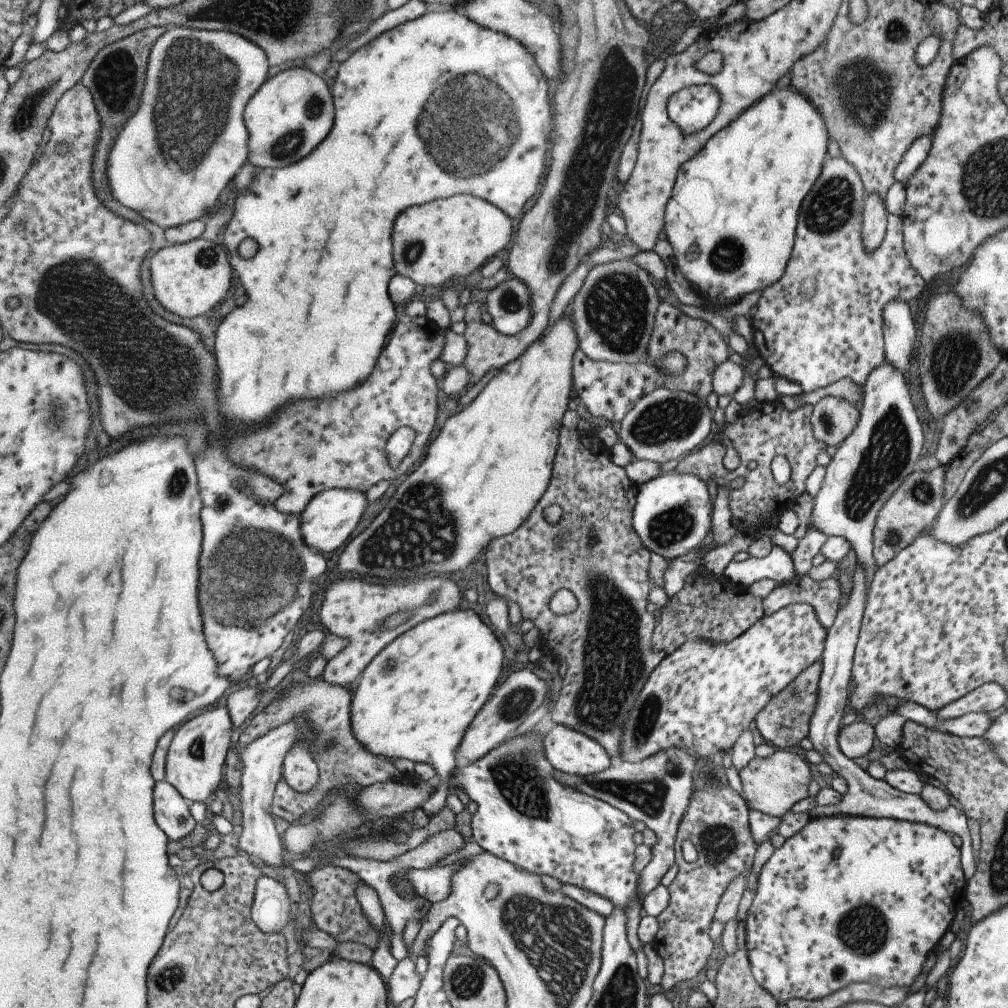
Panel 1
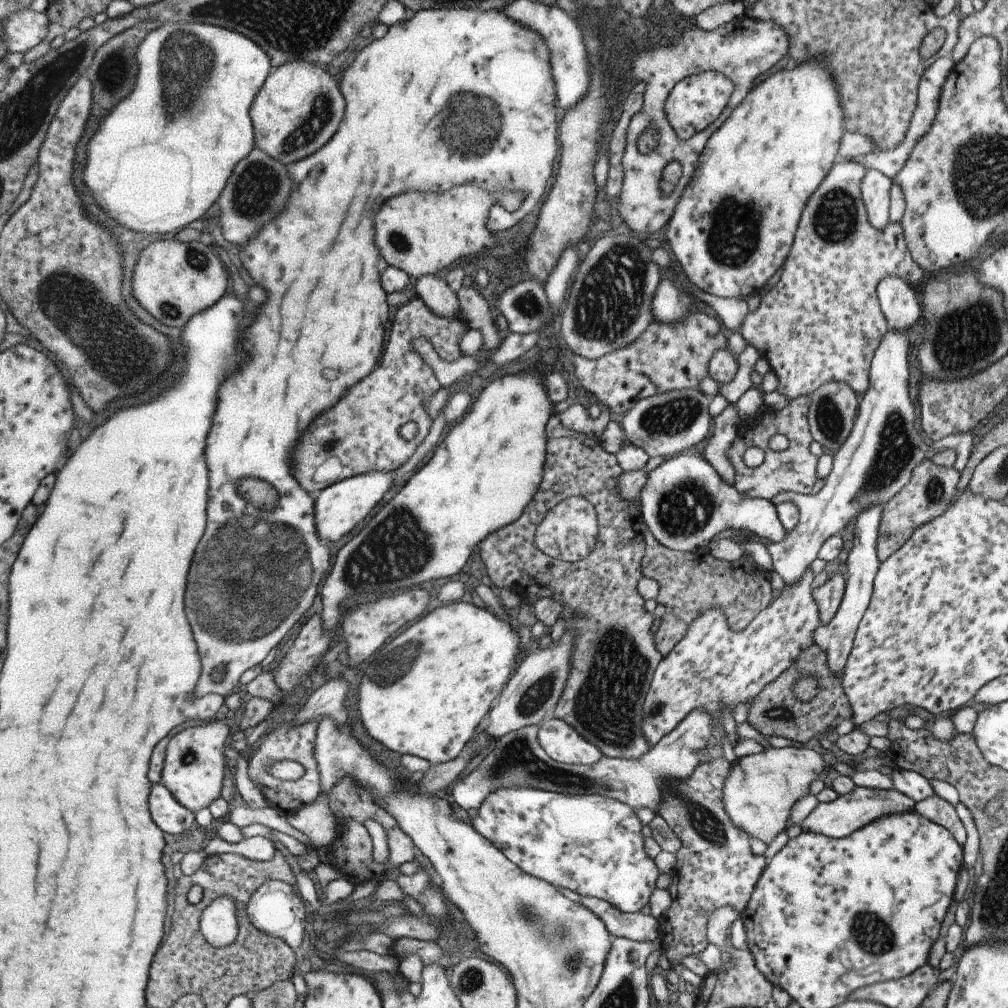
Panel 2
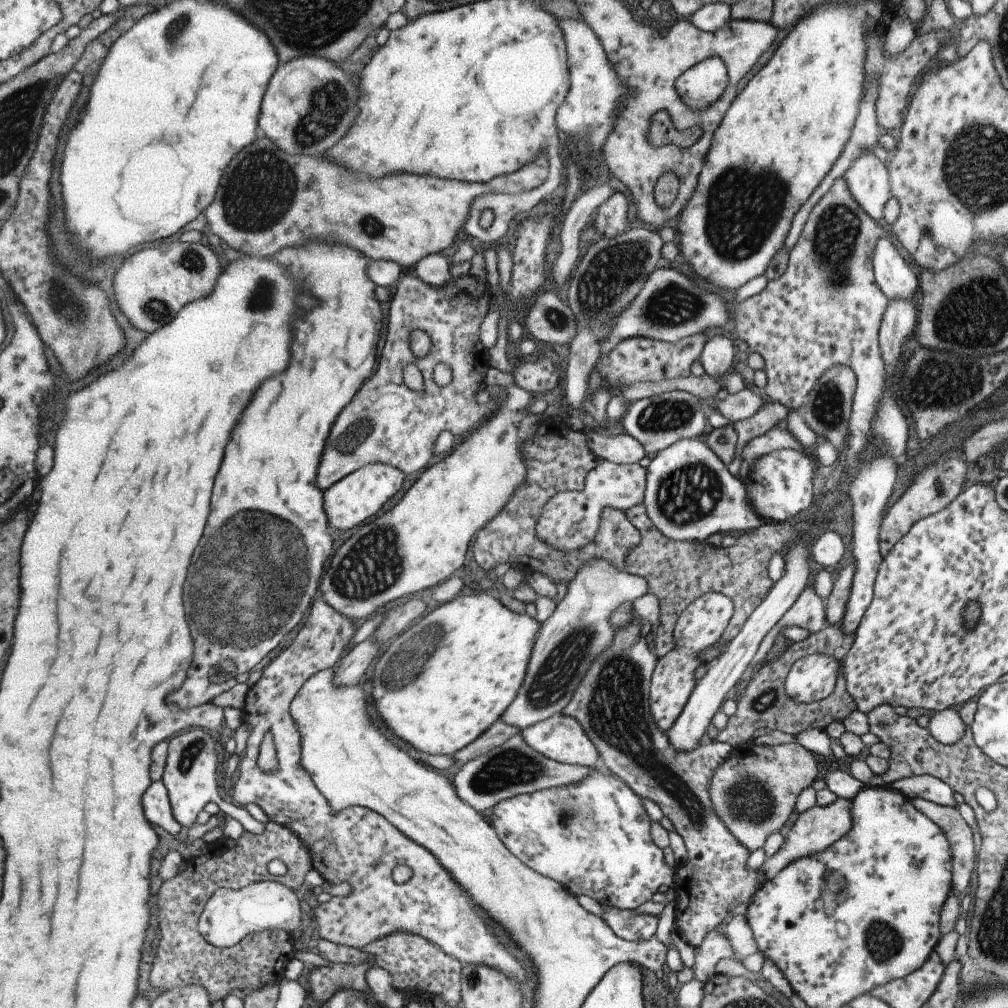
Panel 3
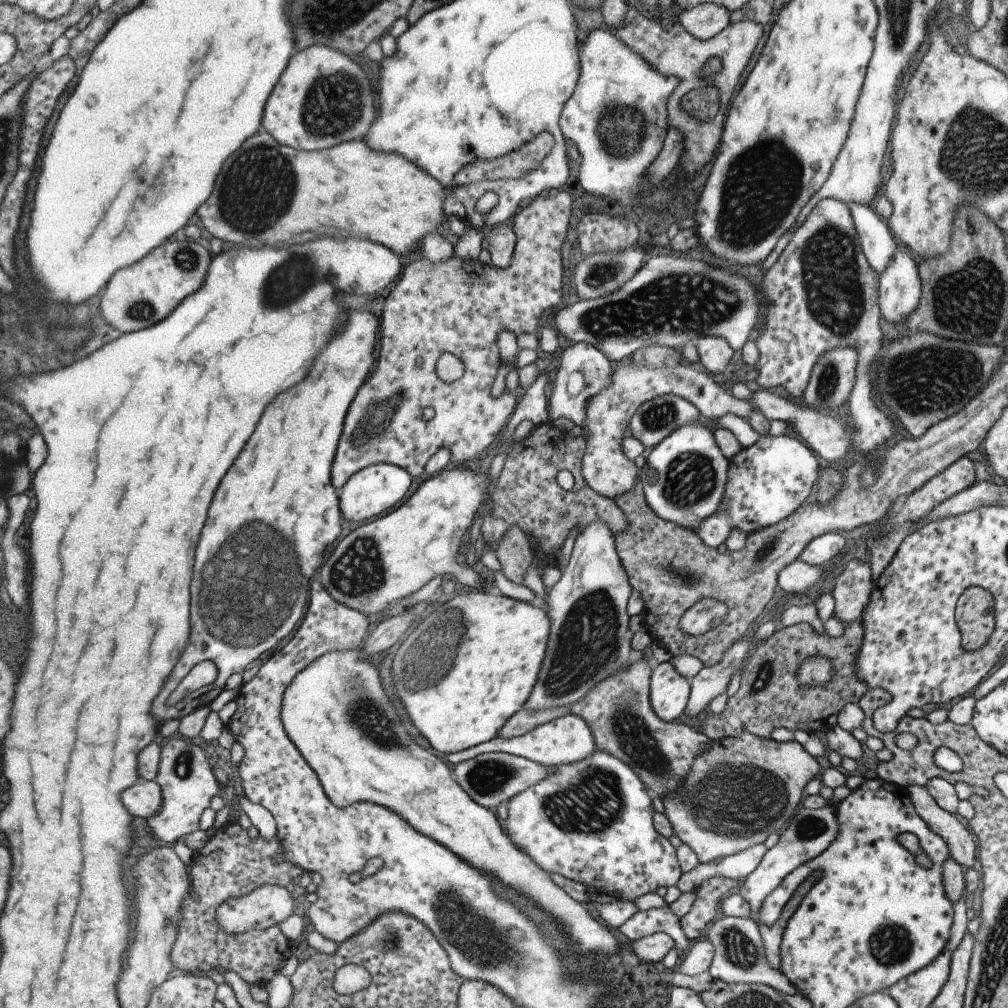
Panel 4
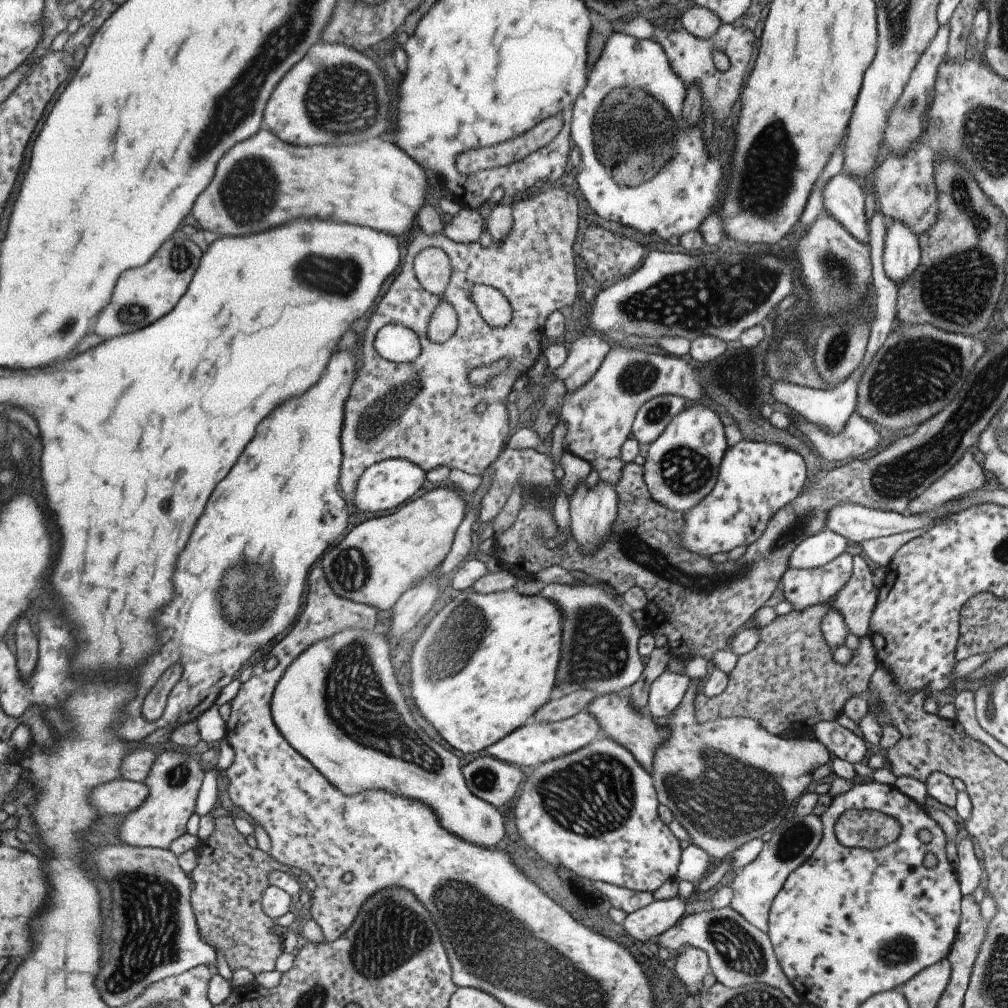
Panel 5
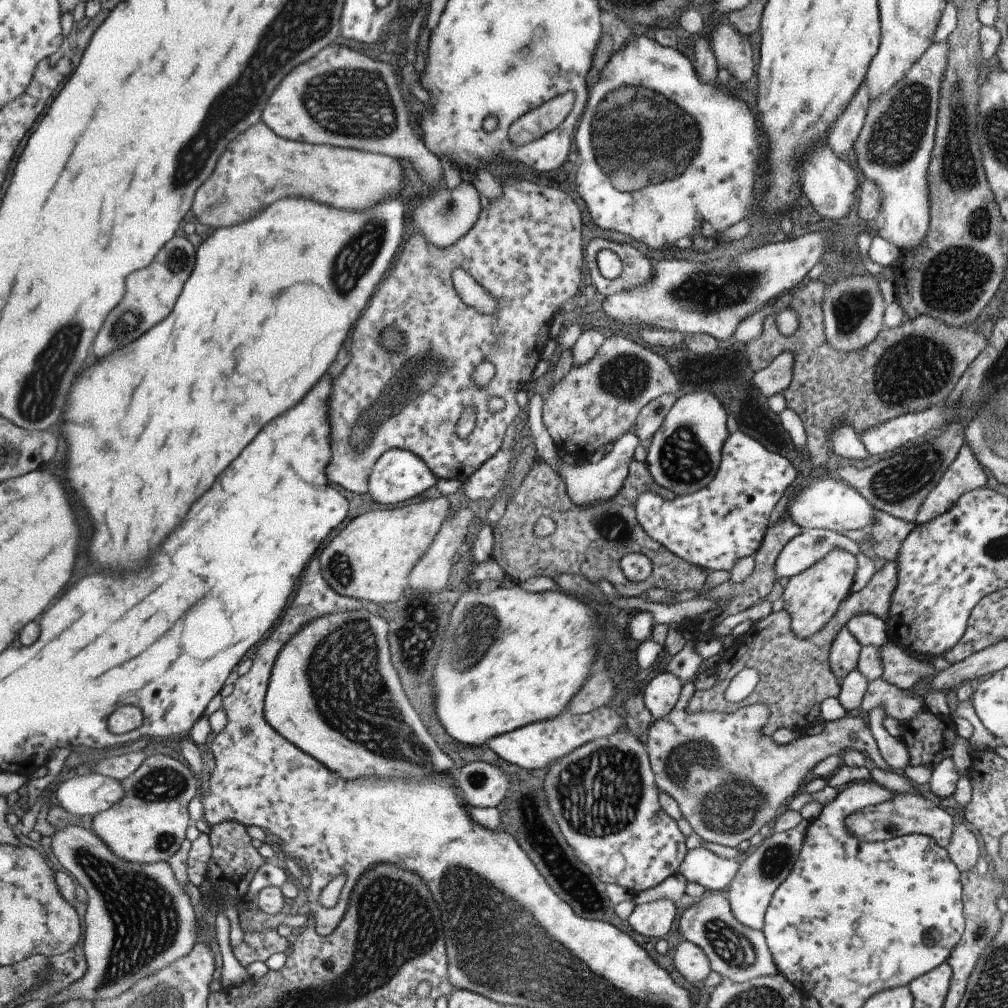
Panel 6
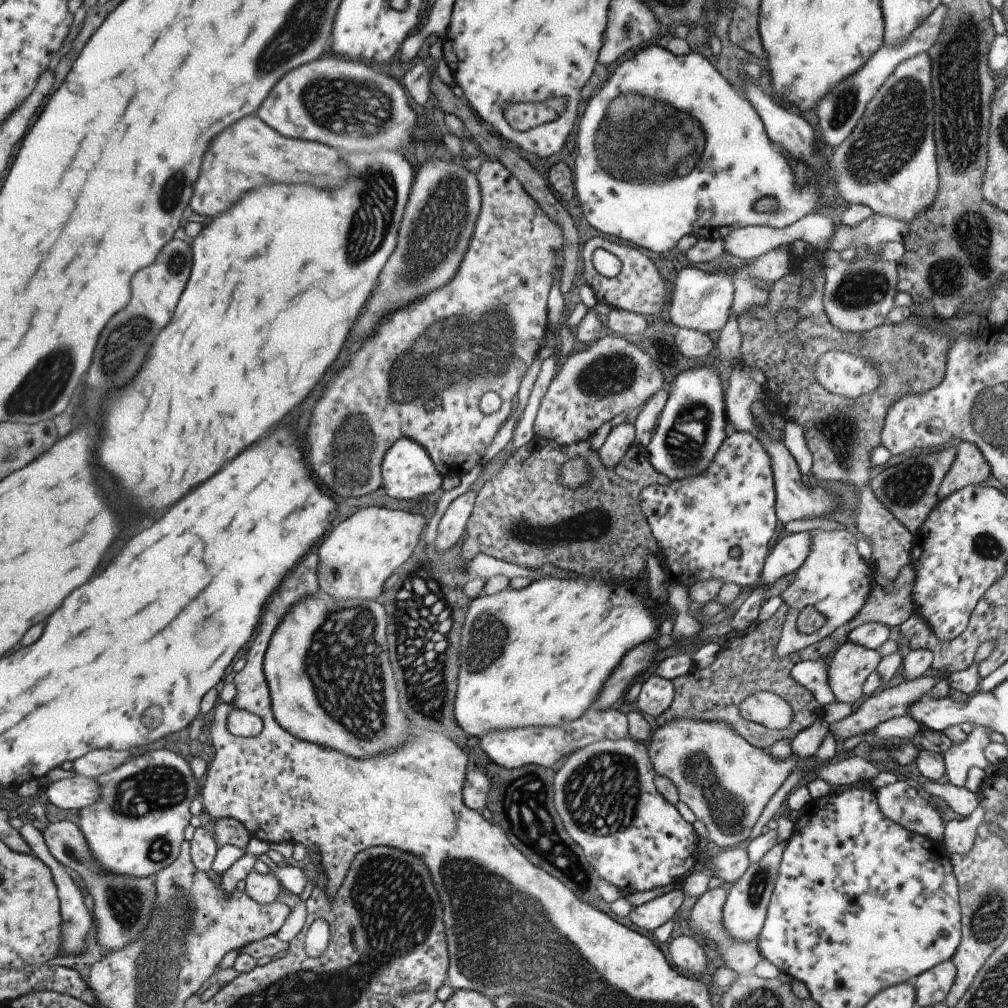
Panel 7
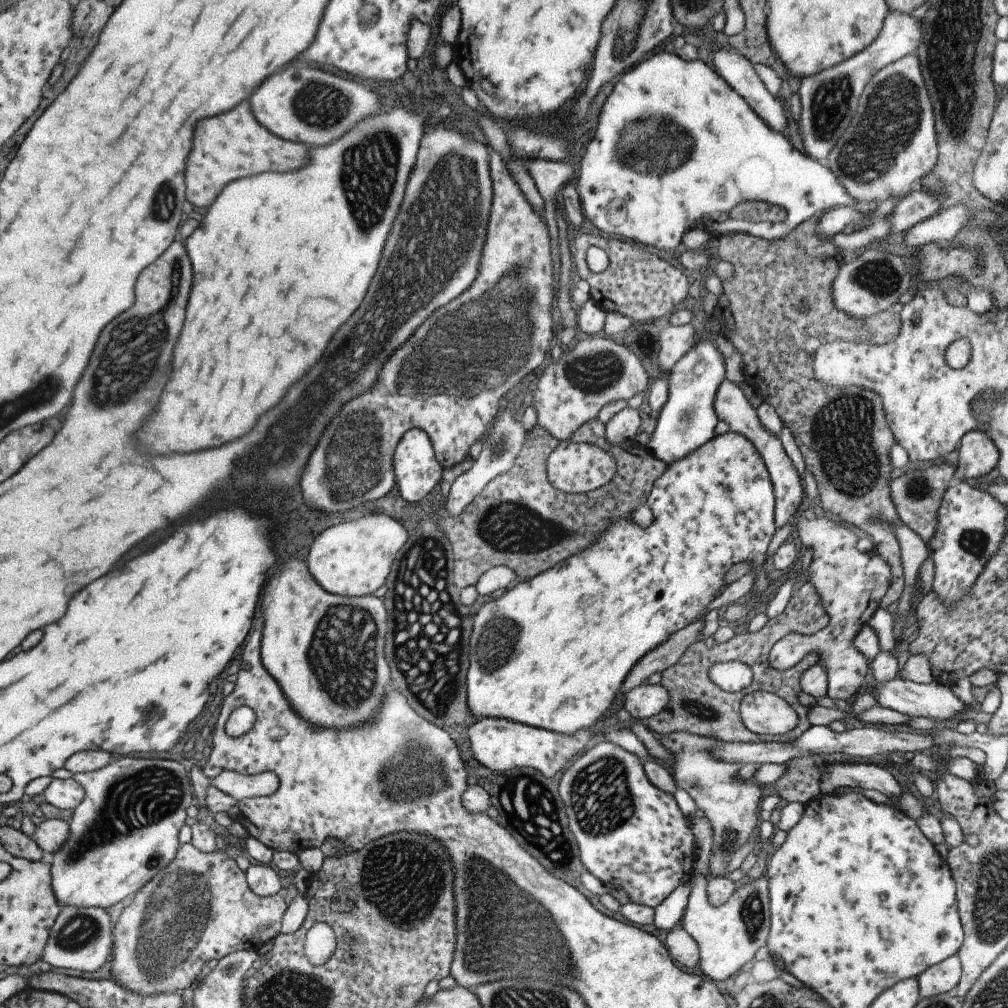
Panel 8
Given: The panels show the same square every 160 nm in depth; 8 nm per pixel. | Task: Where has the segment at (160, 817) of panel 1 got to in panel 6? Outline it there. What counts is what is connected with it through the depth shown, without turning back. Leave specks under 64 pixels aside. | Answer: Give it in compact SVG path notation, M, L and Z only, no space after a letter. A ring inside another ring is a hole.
M94 772L65 781L57 789L56 796L66 811L95 817L121 802L125 793L122 781Z

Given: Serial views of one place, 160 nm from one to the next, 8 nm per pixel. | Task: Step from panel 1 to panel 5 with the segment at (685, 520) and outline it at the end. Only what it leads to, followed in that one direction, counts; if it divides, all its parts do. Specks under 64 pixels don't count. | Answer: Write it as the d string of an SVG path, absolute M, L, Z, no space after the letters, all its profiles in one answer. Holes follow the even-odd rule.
M694 403L685 406L647 448L641 468L651 498L677 514L693 508L711 492L727 447L724 426L711 408Z

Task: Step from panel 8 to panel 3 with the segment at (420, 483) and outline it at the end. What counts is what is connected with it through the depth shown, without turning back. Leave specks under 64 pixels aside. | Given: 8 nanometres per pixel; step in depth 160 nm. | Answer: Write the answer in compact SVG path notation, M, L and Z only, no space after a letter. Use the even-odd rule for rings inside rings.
M376 463L368 465L341 478L323 491L323 510L332 530L349 530L361 522L365 523L379 512L383 504L393 498L401 488L405 475L393 466Z

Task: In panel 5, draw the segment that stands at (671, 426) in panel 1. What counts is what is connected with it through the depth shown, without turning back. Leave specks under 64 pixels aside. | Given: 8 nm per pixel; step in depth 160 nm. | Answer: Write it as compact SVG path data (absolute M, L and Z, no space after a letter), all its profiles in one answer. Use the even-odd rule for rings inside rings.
M659 395L645 401L635 413L630 436L639 444L653 442L685 408L686 400L675 395Z

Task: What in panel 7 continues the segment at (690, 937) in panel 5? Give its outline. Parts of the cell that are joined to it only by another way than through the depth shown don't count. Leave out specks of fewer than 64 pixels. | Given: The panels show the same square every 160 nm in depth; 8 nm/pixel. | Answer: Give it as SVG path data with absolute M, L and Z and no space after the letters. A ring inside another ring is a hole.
M718 886L698 896L691 910L689 910L688 929L706 946L714 964L730 968L737 975L750 974L752 968L762 959L762 956L758 952L755 938L741 942L731 938L724 929L722 906L726 899L726 893L727 886Z

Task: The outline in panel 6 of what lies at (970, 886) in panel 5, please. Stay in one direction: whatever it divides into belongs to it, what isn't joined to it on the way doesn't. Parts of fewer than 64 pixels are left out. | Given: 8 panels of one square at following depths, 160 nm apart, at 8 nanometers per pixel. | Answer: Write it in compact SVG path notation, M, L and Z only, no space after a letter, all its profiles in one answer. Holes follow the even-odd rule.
M956 826L949 844L944 849L957 870L964 873L974 868L980 847L981 844L977 843L977 838L967 828Z

